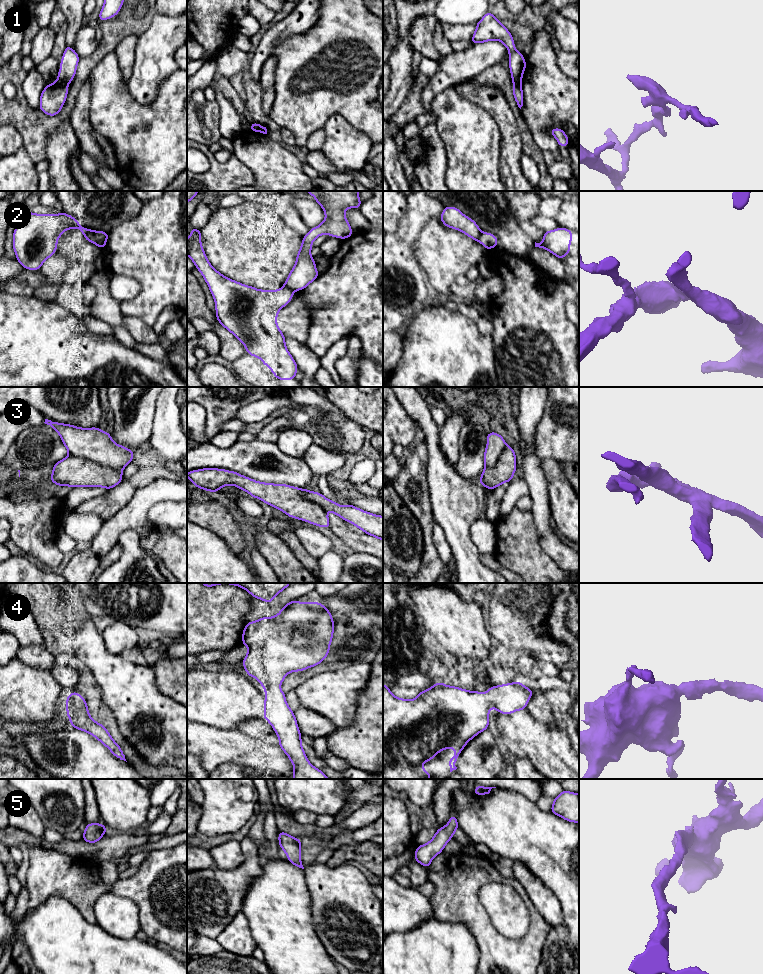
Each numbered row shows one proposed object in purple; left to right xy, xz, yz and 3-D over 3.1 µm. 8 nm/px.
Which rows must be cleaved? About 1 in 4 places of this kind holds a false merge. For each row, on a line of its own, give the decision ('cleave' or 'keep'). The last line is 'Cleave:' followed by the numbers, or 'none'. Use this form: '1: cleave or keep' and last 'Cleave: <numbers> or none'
1: cleave
2: cleave
3: keep
4: keep
5: keep
Cleave: 1, 2

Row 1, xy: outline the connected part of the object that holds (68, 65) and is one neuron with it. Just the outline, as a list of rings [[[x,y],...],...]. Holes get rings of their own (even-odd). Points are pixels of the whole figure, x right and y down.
[[[66,45],[62,60],[60,62],[60,71],[57,75],[58,81],[62,81],[67,84],[72,82],[76,74],[79,59],[80,57],[75,50]]]

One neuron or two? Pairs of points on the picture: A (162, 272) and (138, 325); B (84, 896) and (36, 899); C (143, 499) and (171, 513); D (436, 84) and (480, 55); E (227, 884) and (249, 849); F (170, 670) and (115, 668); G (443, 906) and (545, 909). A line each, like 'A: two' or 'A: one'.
A: two
B: one
C: two
D: one
E: one
F: two
G: two

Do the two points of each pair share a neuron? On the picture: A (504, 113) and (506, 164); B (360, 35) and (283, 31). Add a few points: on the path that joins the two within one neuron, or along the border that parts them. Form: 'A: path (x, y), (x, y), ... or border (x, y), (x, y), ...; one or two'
A: path (508, 126), (509, 151); one
B: border (319, 13), (307, 31), (283, 41); two

